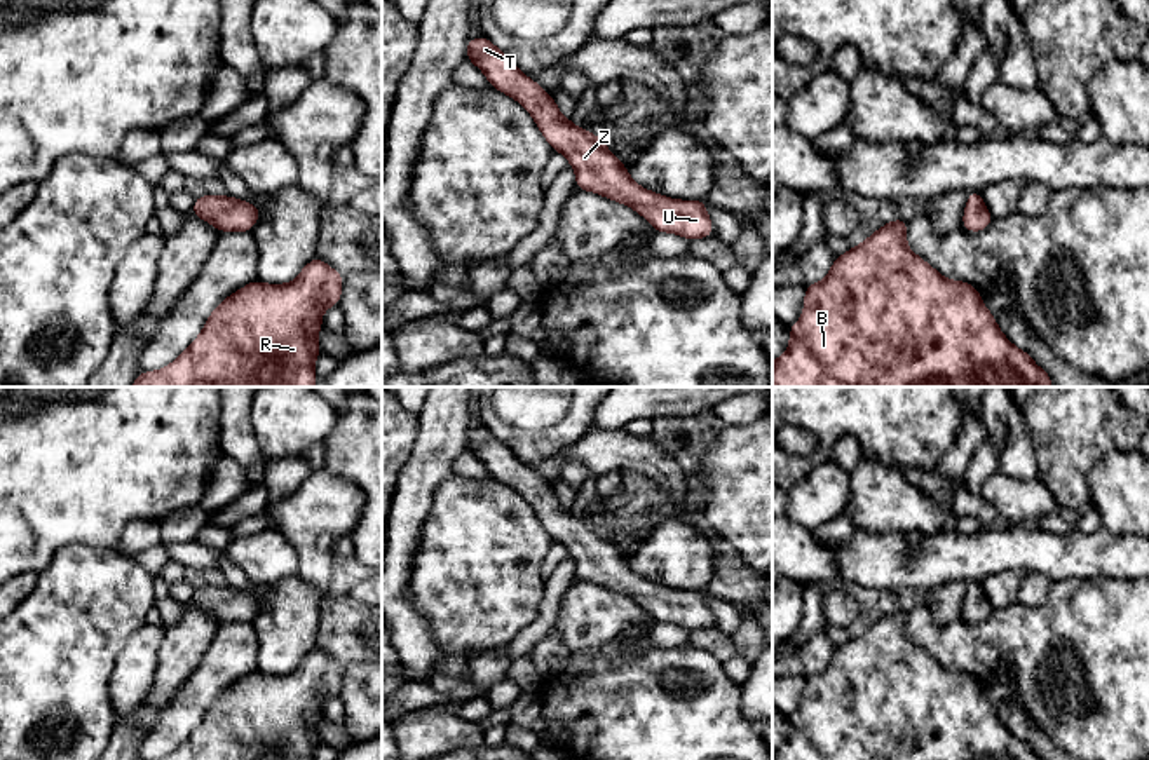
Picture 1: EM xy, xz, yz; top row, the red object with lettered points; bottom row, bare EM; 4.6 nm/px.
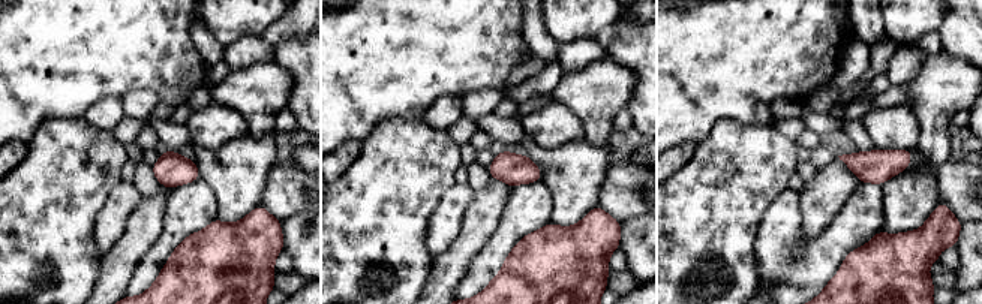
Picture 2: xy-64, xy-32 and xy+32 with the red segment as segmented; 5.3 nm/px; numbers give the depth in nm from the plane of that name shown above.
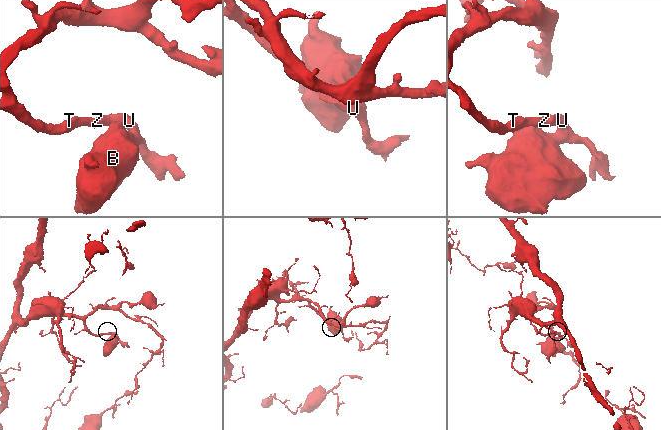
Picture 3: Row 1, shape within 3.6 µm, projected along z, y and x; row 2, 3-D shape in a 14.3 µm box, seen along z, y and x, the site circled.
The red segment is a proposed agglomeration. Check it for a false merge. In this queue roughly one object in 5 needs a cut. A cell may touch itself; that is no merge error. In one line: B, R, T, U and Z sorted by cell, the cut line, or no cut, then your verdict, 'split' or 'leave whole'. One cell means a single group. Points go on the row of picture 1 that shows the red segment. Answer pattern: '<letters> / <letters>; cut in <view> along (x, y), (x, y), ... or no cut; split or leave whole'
B R T U Z; no cut; leave whole

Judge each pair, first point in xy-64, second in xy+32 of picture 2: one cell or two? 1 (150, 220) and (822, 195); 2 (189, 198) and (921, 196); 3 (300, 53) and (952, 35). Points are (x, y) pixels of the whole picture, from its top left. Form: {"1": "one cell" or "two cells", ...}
{"1": "one cell", "2": "two cells", "3": "one cell"}

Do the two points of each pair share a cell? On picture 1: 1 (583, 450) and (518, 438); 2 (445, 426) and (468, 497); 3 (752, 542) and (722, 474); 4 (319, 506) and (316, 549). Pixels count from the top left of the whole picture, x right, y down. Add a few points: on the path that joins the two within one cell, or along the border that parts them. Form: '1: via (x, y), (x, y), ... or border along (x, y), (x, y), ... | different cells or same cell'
1: border along (593, 427), (558, 454), (532, 468) | different cells
2: border along (452, 473), (438, 487), (429, 509) | different cells
3: via (752, 525), (752, 504), (740, 492) | same cell
4: via (316, 516), (316, 539) | same cell

